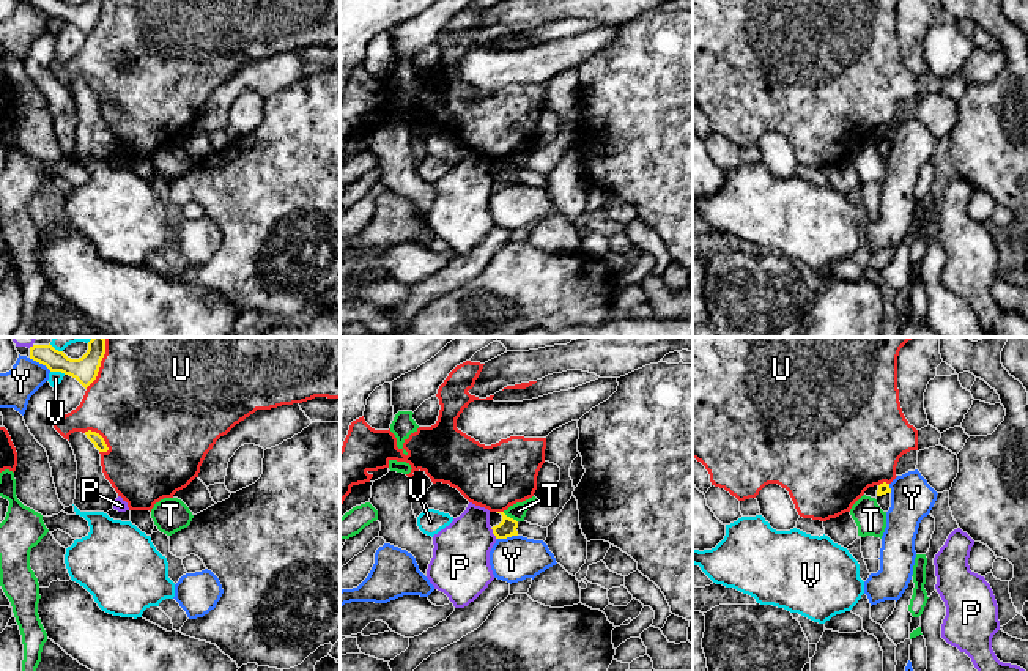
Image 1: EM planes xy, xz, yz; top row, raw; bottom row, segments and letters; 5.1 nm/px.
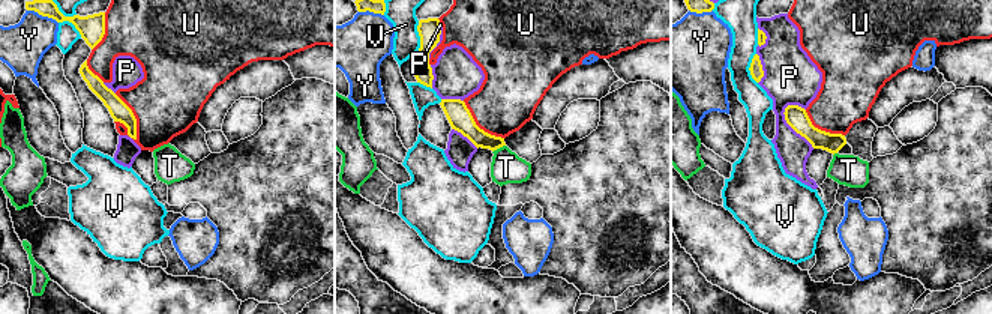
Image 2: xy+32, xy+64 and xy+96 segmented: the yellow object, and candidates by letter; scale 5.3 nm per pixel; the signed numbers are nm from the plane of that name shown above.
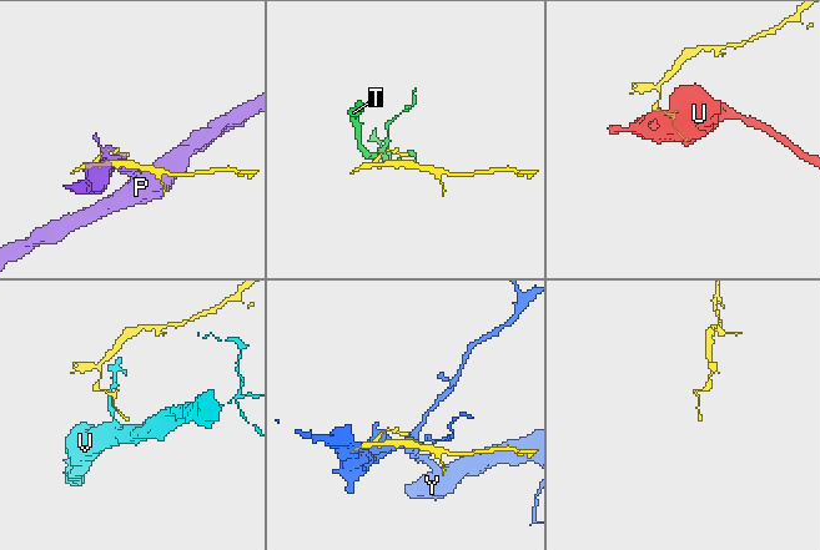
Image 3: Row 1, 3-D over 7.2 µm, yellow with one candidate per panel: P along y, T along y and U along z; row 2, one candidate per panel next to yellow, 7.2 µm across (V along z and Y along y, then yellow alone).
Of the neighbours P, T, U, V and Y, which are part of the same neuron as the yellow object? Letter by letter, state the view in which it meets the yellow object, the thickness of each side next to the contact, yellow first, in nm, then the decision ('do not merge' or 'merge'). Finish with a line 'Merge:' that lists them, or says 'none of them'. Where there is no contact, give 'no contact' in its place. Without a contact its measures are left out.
P: contact in xz; calibres 90 and 300 nm; do not merge
T: contact in xz; calibres 90 and 80 nm; do not merge
U: contact in xy; calibres 130 and 480 nm; do not merge
V: contact in xy; calibres 130 and 70 nm; do not merge
Y: contact in xy; calibres 130 and 180 nm; do not merge
Merge: none of them

